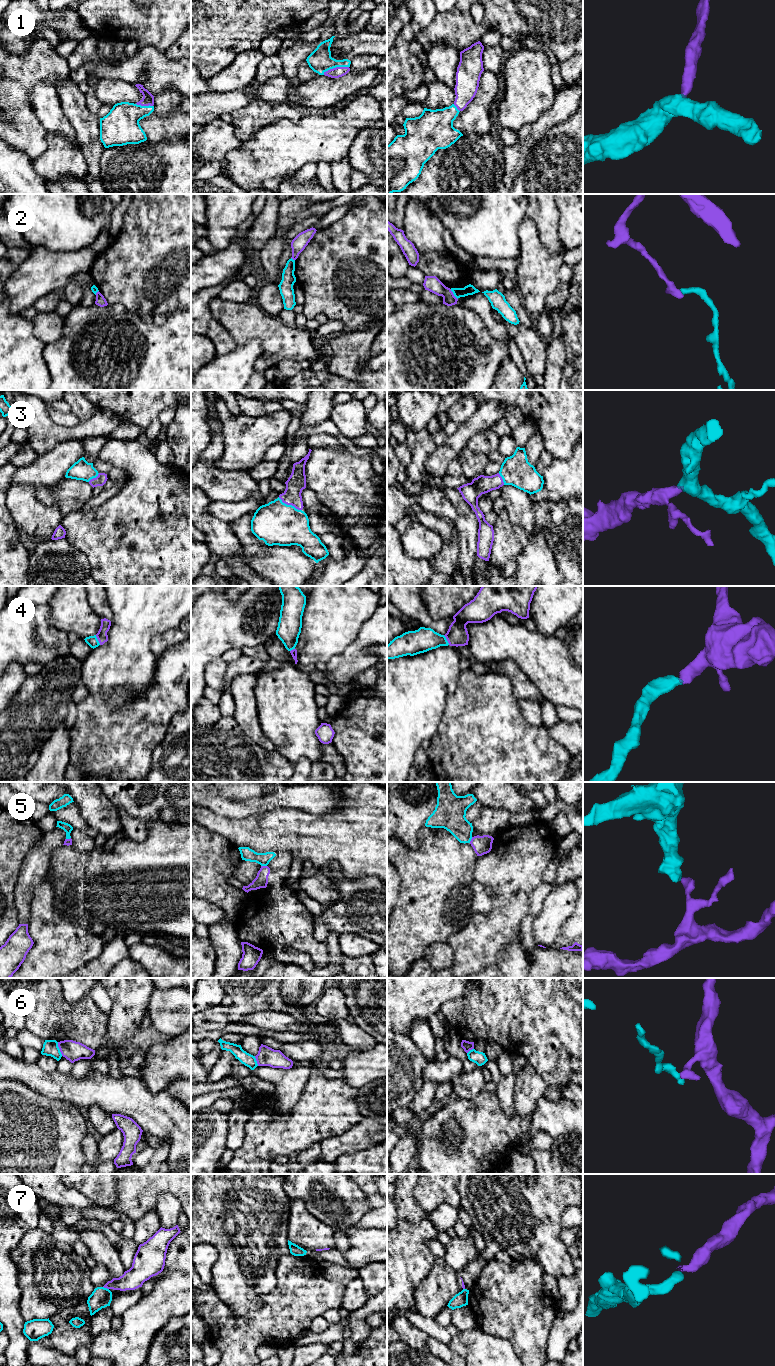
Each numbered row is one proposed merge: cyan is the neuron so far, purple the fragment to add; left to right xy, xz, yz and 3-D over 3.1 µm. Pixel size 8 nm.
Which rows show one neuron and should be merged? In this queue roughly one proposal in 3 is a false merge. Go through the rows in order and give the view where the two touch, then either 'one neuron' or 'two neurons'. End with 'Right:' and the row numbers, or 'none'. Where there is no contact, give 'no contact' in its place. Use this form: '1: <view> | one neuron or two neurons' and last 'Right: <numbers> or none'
1: xz | one neuron
2: yz | two neurons
3: xz | one neuron
4: xy | one neuron
5: xz | two neurons
6: xy | two neurons
7: xy | two neurons
Right: 1, 3, 4

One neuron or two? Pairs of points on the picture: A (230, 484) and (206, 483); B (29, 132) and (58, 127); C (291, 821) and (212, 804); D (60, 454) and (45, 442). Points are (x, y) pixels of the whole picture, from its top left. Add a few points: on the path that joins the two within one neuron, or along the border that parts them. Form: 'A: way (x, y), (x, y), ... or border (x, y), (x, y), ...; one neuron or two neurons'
A: way (224, 484), (212, 483); one neuron
B: border (33, 109), (40, 124), (48, 132); two neurons
C: border (280, 806), (270, 811), (235, 819); two neurons
D: border (75, 439), (58, 442), (51, 449), (39, 455); two neurons

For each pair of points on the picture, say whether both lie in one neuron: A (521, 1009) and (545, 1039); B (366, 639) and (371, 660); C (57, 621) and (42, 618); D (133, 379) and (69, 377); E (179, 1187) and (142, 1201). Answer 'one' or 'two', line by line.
A: one
B: one
C: two
D: one
E: one

